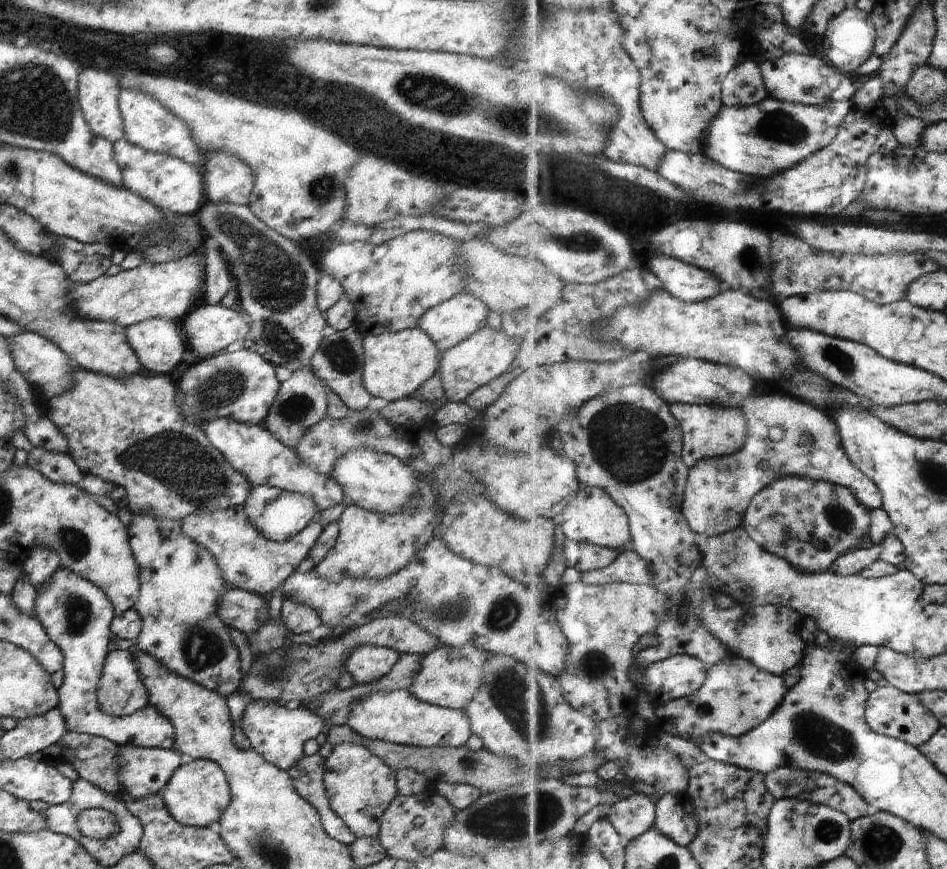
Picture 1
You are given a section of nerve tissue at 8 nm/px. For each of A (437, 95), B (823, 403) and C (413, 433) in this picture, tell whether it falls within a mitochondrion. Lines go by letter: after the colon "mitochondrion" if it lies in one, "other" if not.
A: mitochondrion
B: other
C: other

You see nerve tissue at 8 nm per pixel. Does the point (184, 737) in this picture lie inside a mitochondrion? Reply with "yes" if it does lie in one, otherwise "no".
no

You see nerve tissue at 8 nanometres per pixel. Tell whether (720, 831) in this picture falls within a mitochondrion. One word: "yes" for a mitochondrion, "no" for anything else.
yes

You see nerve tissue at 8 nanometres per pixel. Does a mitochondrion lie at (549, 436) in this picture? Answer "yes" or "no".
no

